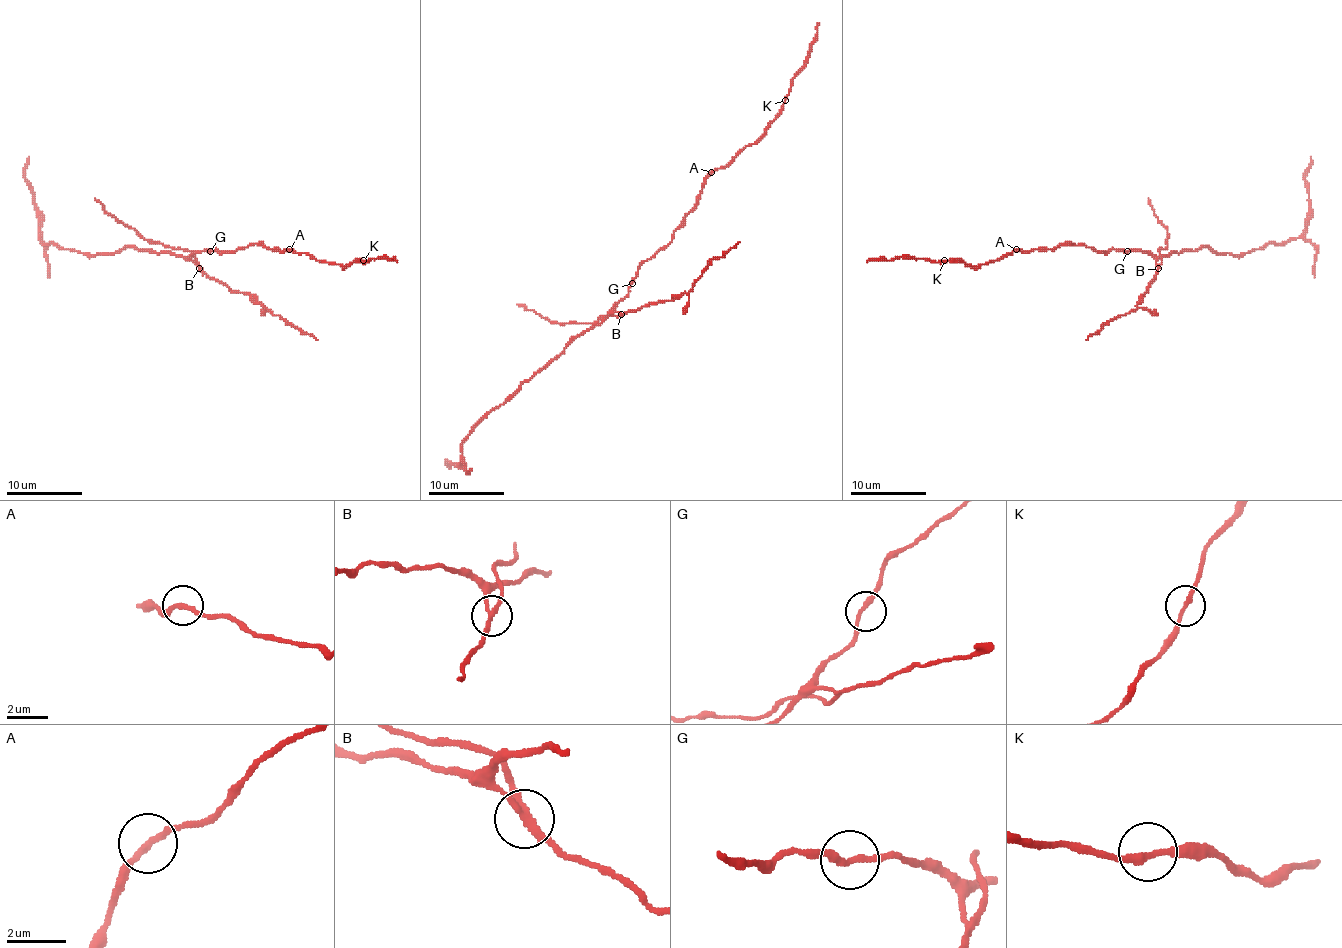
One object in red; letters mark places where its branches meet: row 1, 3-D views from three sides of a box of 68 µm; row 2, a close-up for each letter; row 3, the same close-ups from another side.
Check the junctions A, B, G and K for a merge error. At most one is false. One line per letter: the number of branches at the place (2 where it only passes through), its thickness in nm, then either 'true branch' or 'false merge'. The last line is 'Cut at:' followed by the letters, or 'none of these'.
A: 2 | 220 nm | true branch
B: 3 | 190 nm | false merge
G: 2 | 220 nm | true branch
K: 2 | 240 nm | true branch
Cut at: B

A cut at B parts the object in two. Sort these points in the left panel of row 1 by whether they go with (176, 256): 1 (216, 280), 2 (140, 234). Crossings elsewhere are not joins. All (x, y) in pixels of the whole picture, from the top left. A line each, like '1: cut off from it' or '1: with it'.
1: cut off from it
2: cut off from it

